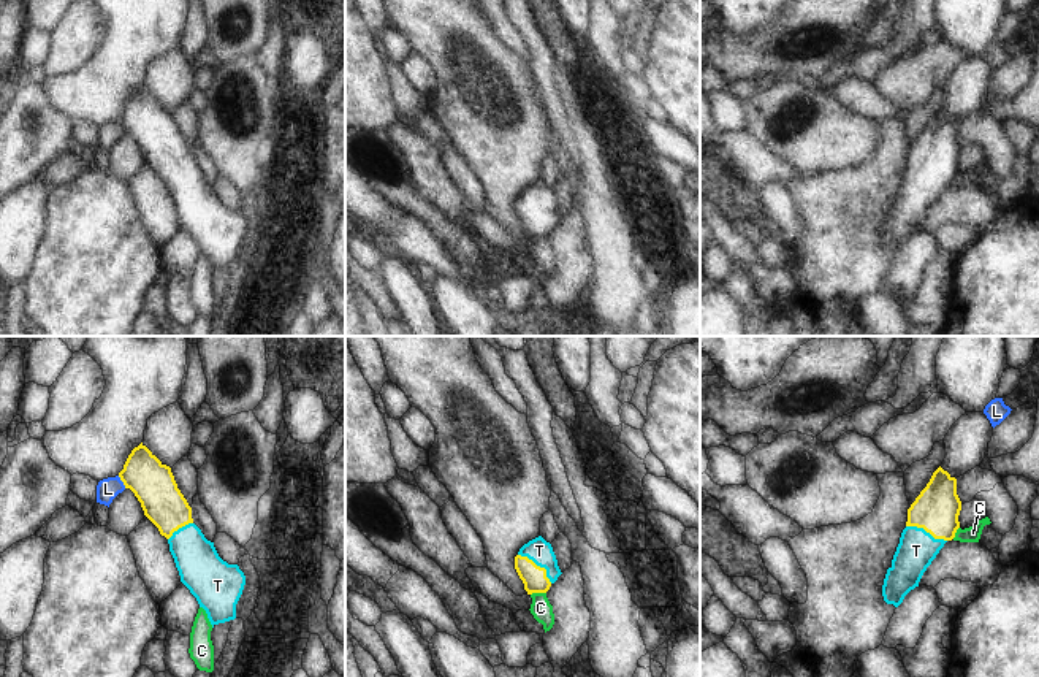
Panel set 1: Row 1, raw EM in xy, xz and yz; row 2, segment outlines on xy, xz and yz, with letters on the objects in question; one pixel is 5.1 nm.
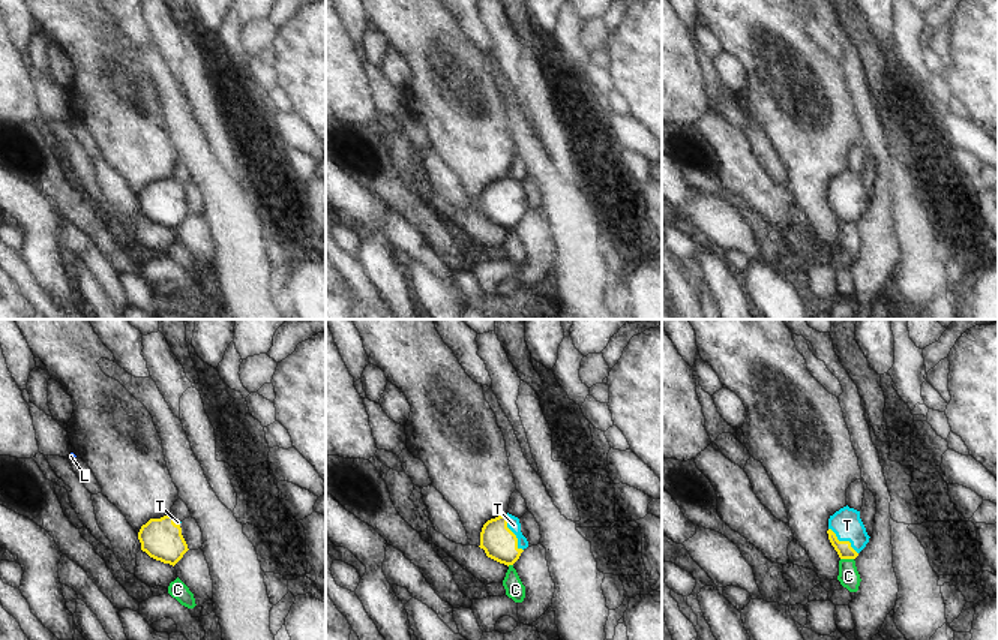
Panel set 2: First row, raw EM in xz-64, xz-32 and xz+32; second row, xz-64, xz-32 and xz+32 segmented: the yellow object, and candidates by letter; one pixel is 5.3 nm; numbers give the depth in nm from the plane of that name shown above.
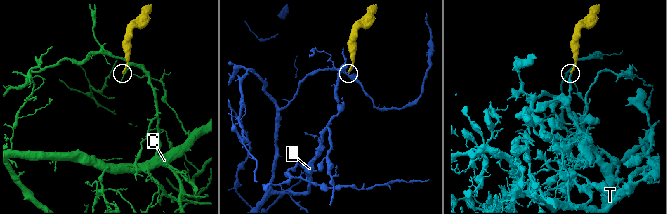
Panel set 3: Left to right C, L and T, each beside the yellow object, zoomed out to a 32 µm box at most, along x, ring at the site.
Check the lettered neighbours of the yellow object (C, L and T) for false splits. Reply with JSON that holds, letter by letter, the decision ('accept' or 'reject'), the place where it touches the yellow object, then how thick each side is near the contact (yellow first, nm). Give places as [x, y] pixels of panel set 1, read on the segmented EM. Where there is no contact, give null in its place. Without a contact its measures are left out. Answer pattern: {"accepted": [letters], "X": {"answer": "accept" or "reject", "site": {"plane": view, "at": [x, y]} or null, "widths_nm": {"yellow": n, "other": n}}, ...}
{"accepted": ["T"], "C": {"answer": "reject", "site": {"plane": "xz", "at": [537, 592]}, "widths_nm": {"yellow": 130, "other": 110}}, "L": {"answer": "reject", "site": {"plane": "xy", "at": [122, 481]}, "widths_nm": {"yellow": 220, "other": 110}}, "T": {"answer": "accept", "site": {"plane": "xz", "at": [539, 566]}, "widths_nm": {"yellow": 130, "other": 120}}}

